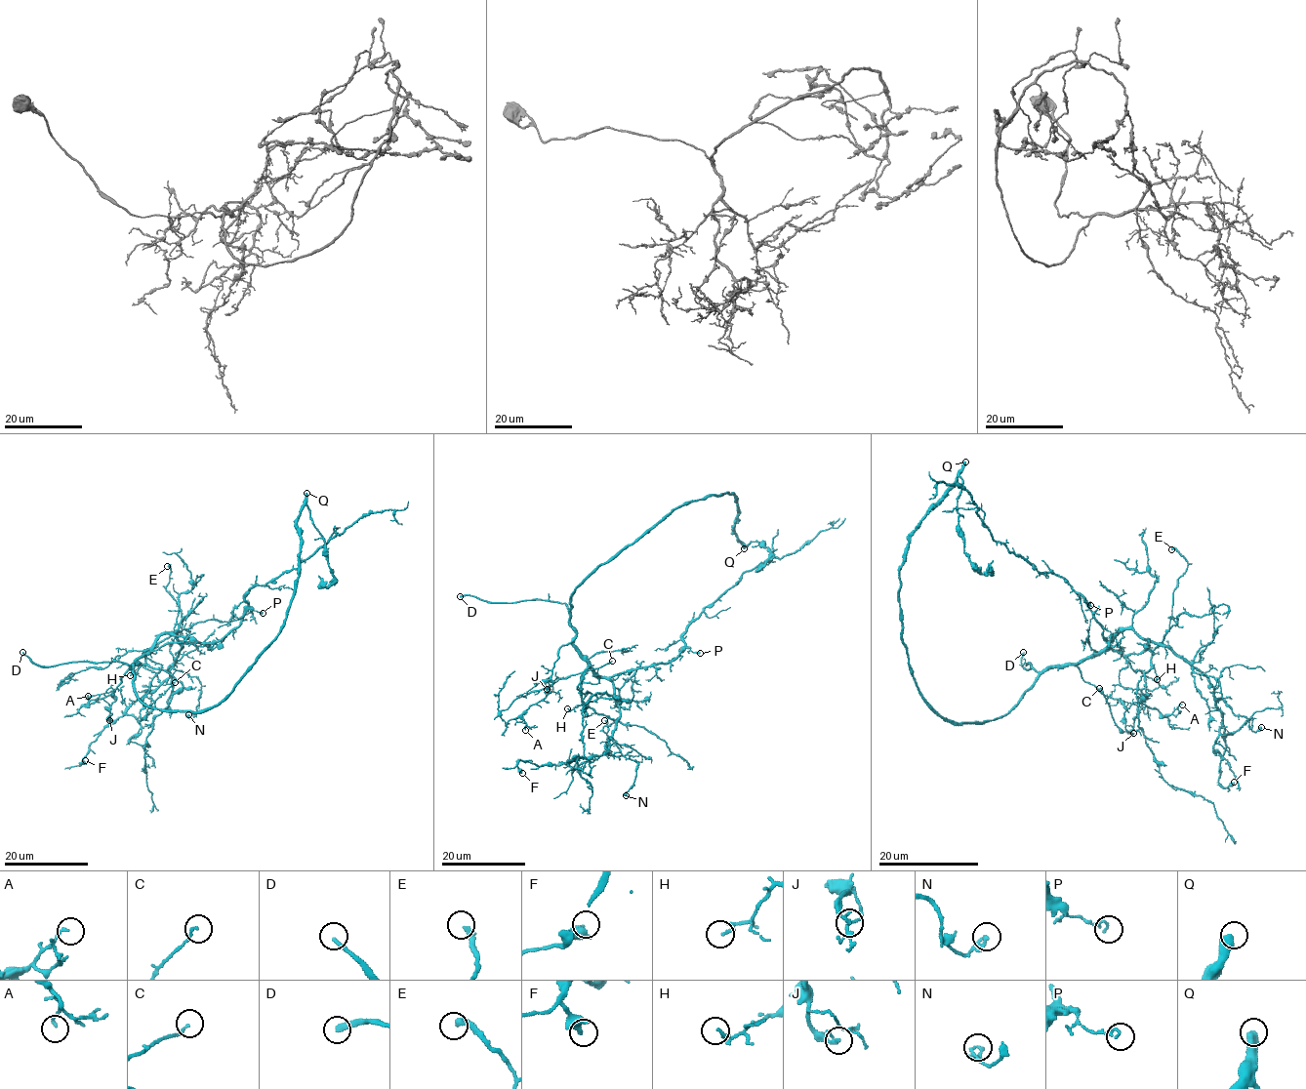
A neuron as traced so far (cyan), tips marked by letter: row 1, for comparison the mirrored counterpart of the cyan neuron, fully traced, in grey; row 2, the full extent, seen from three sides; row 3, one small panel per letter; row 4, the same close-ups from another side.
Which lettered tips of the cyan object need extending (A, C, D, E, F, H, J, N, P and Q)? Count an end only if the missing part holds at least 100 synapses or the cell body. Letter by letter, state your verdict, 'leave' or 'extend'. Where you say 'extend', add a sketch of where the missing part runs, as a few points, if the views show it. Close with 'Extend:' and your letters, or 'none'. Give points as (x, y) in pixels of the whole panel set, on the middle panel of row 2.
A: leave
C: leave
D: extend
E: leave
F: leave
H: leave
J: leave
N: leave
P: leave
Q: extend; missing branch runs (744, 548), (737, 565), (708, 566), (697, 585), (708, 537), (688, 516), (710, 526), (749, 574), (714, 594)
Extend: D, Q

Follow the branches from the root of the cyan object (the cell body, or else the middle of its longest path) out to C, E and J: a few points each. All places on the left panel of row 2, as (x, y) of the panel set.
C: (135, 694), (133, 665), (147, 650), (143, 652), (145, 662), (160, 670), (143, 699), (141, 717), (175, 682)
E: (135, 694), (133, 665), (169, 636), (178, 615), (179, 606), (166, 590), (167, 566)
J: (135, 694), (133, 665), (138, 664), (127, 670), (115, 690), (115, 701), (107, 716), (109, 720)

